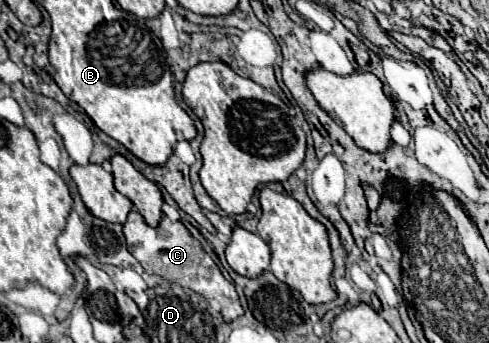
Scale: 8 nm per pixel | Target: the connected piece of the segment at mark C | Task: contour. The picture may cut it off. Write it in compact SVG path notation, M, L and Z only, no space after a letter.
M133 210L127 216L127 222L123 224L123 234L127 236L125 238L127 248L141 262L145 272L159 274L169 282L191 288L191 290L199 292L201 296L205 296L207 300L215 298L221 304L221 314L223 314L225 322L231 322L243 314L243 306L241 306L235 286L229 280L225 280L225 276L217 268L217 264L201 248L199 240L195 240L181 222L171 222L167 216L163 216L161 224L157 228L151 228L143 220L143 216L137 210Z

